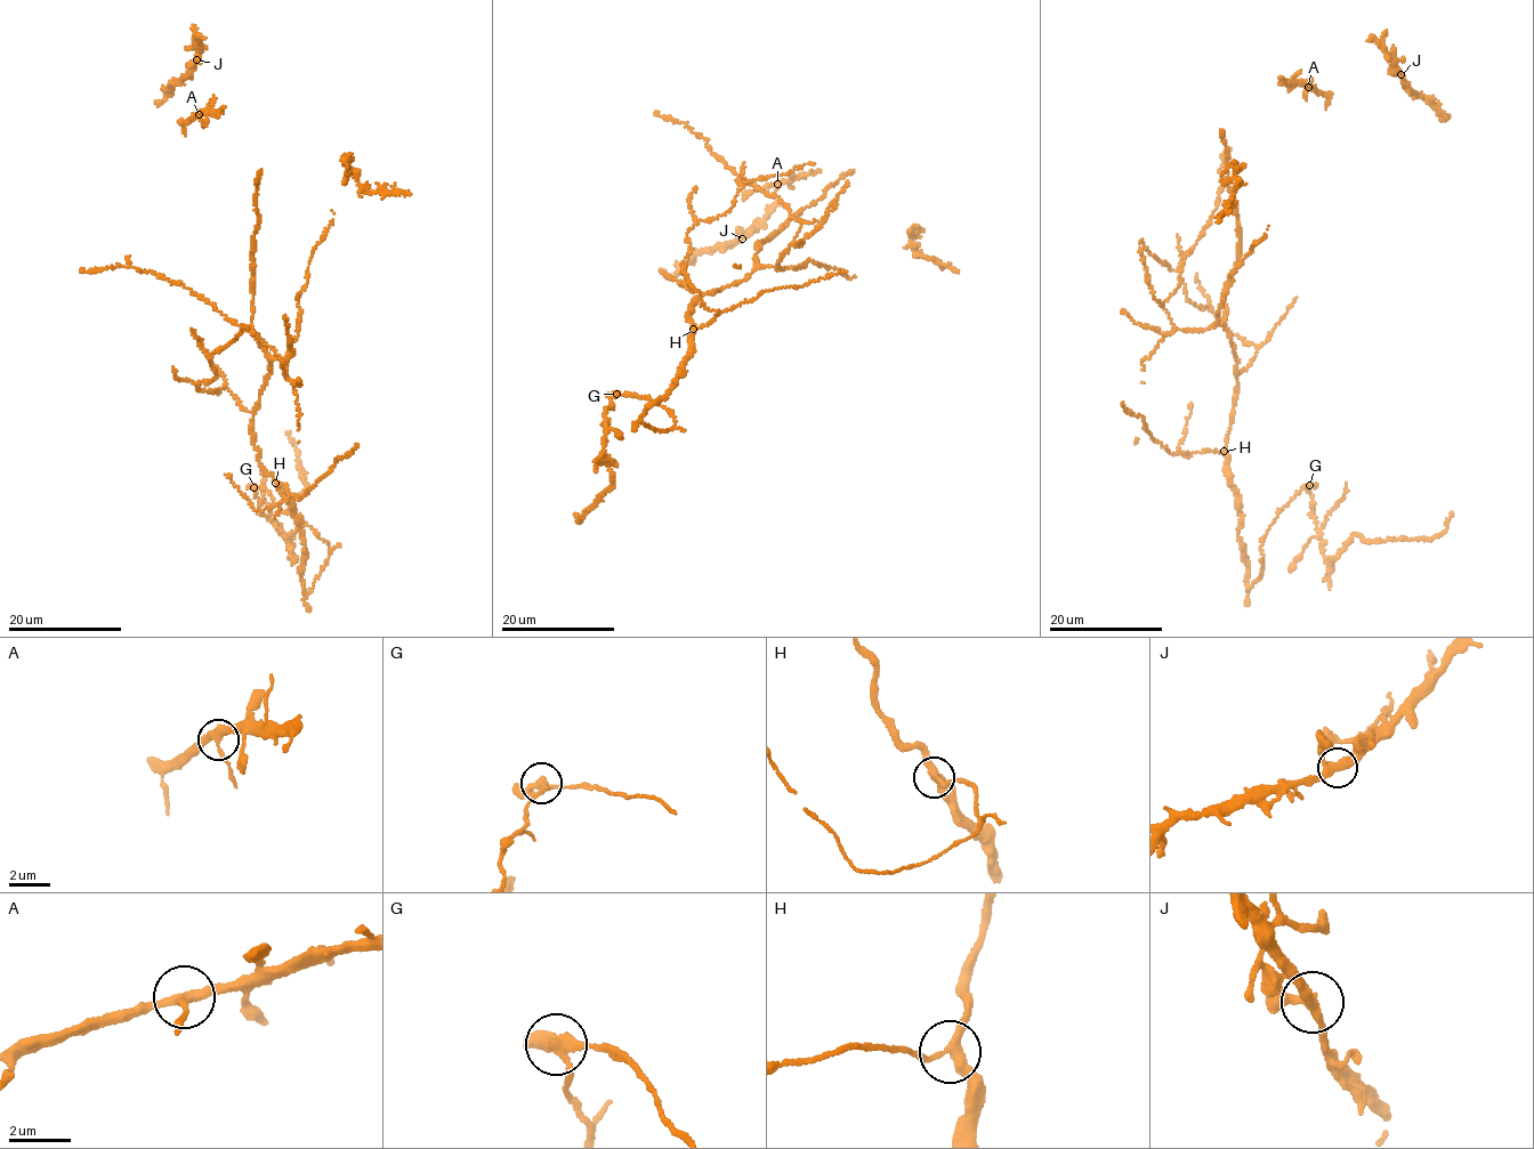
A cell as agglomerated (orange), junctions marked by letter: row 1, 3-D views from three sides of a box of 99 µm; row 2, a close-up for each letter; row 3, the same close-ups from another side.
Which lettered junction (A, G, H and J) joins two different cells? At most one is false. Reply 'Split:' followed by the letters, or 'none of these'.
Split: G

